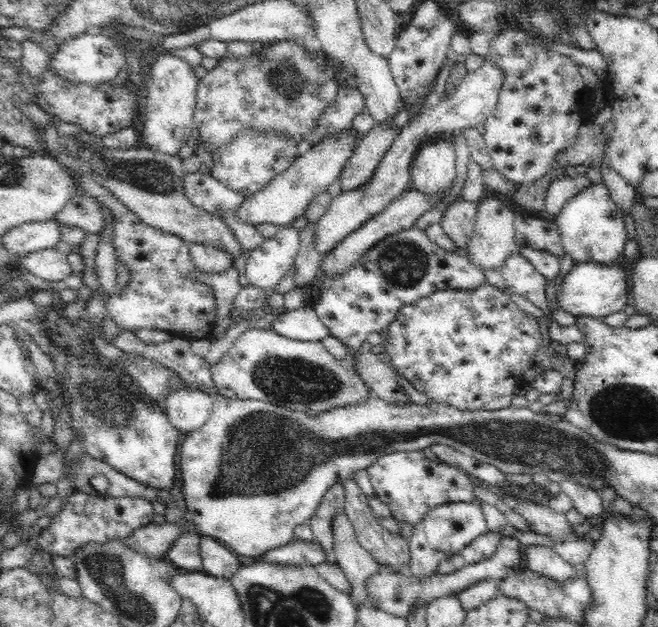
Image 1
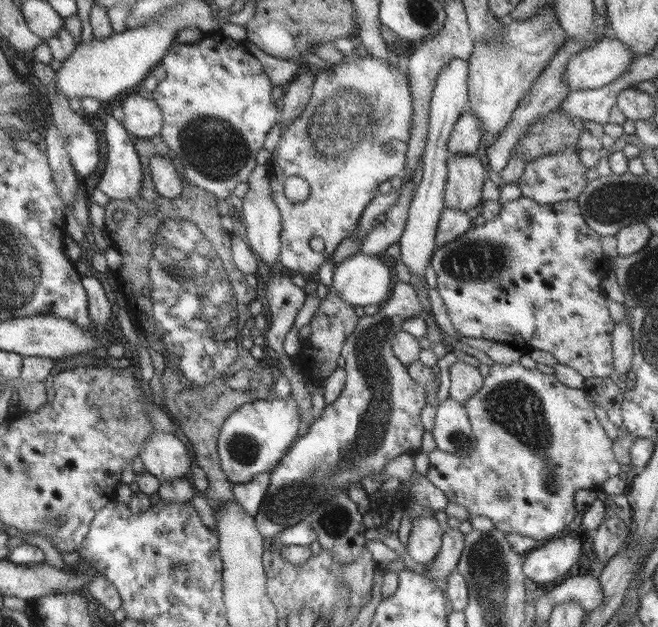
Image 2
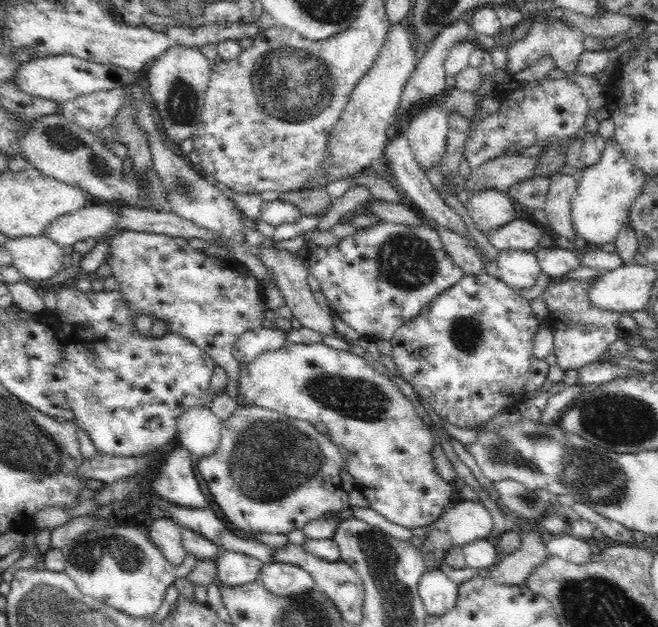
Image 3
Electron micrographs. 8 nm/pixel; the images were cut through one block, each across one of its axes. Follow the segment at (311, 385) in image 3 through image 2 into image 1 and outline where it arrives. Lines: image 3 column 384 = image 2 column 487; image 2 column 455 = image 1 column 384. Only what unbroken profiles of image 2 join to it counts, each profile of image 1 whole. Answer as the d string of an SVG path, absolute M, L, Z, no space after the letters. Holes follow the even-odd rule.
M420 450L392 452L381 456L367 468L374 496L389 507L398 522L416 524L435 506L452 502L477 502L475 482L457 467L429 461Z

